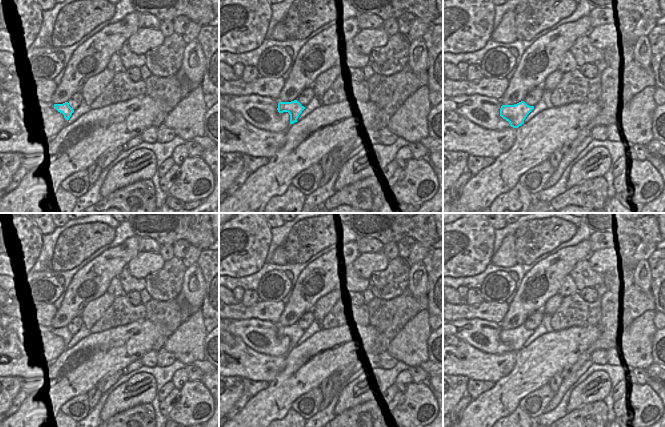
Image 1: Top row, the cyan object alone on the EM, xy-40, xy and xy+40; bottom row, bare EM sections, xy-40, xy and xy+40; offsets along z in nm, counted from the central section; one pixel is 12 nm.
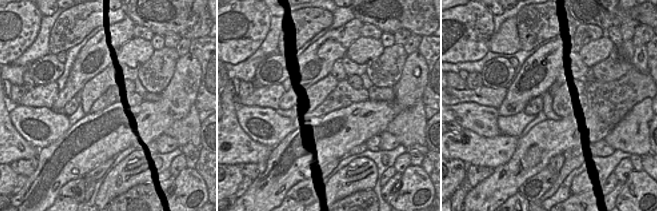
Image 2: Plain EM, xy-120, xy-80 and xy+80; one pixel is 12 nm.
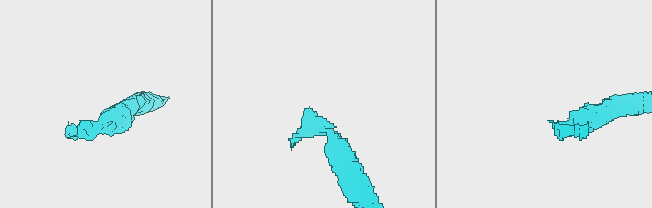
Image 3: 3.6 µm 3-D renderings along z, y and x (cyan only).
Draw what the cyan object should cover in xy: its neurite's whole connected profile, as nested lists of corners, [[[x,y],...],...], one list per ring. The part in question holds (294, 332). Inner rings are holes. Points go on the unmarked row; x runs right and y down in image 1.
[[[311,311],[306,312],[296,324],[291,326],[279,326],[277,334],[279,337],[288,336],[290,339],[290,348],[293,348],[297,346],[305,330],[308,329],[314,321],[316,321],[314,314]]]

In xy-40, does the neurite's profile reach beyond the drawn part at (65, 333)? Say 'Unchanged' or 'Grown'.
Grown.

